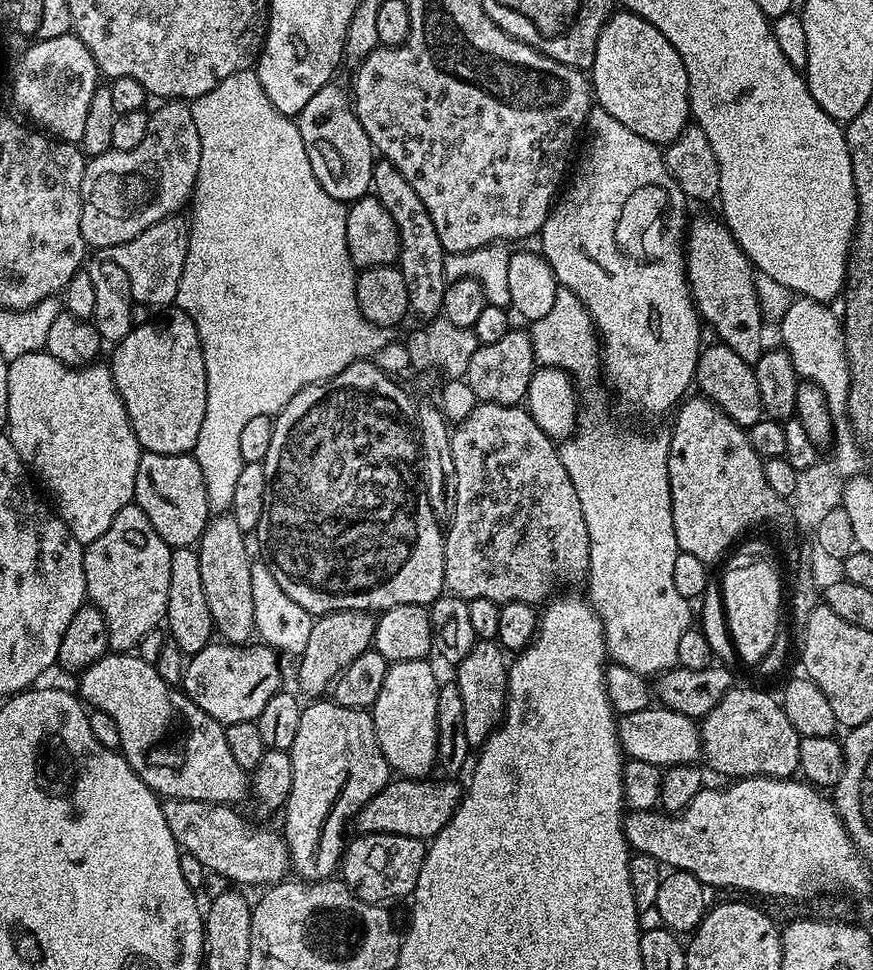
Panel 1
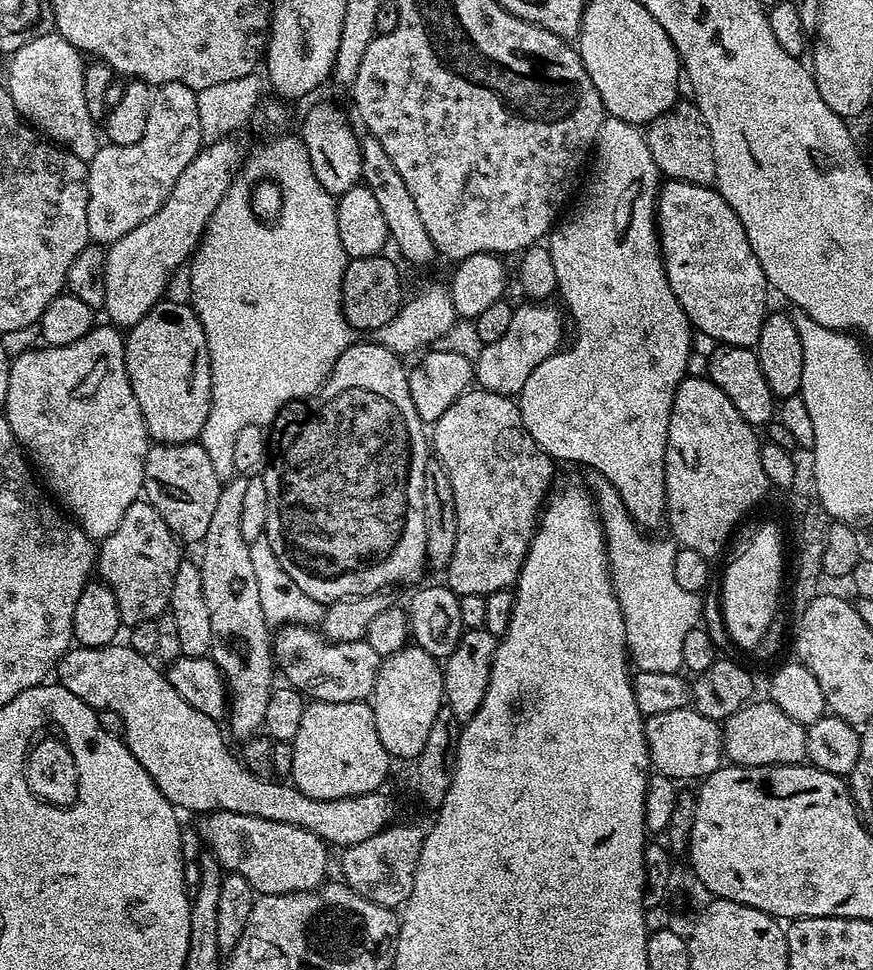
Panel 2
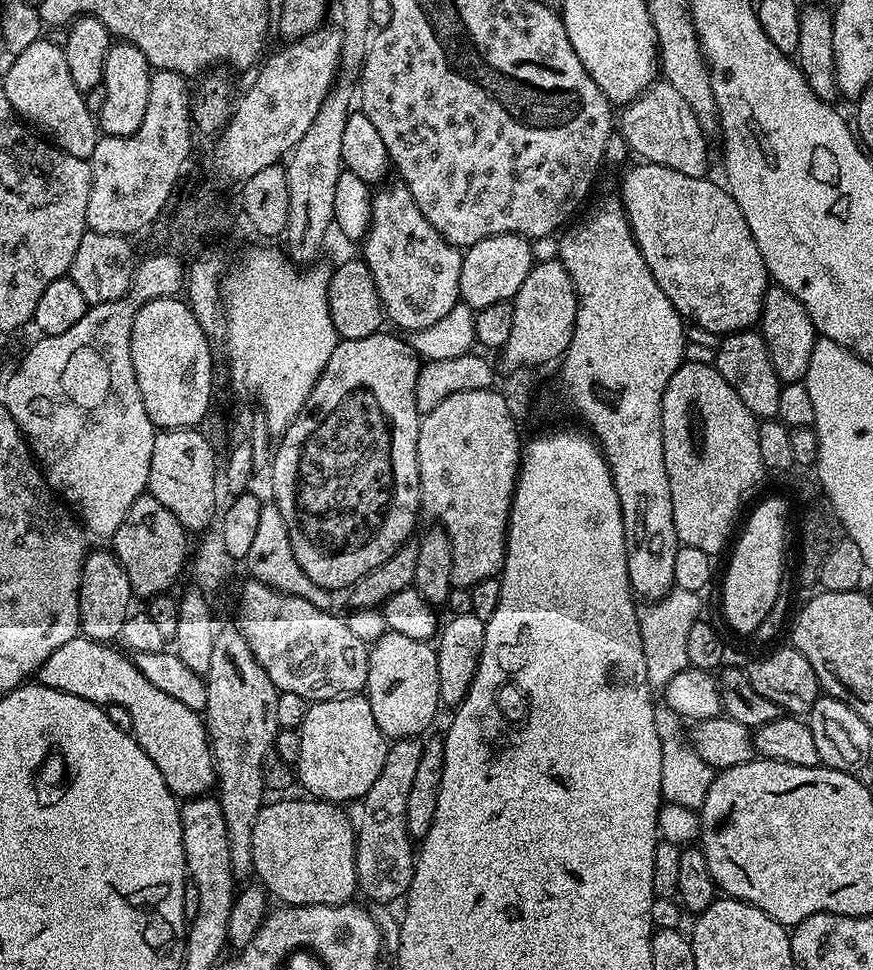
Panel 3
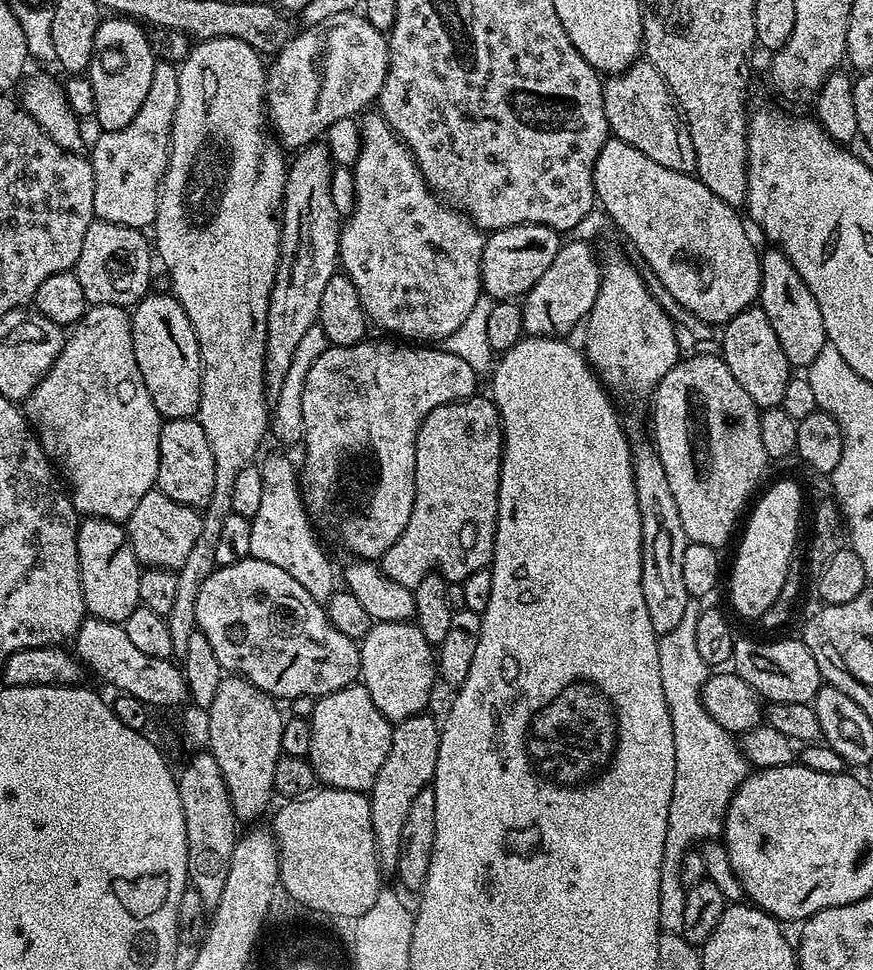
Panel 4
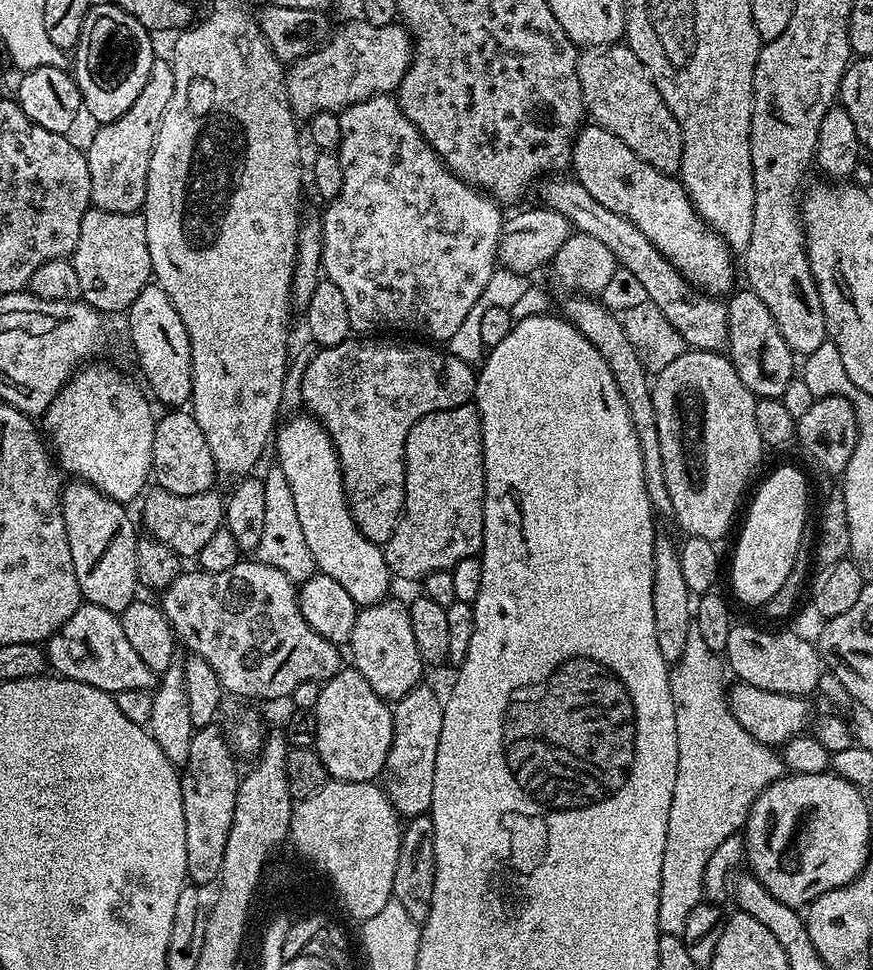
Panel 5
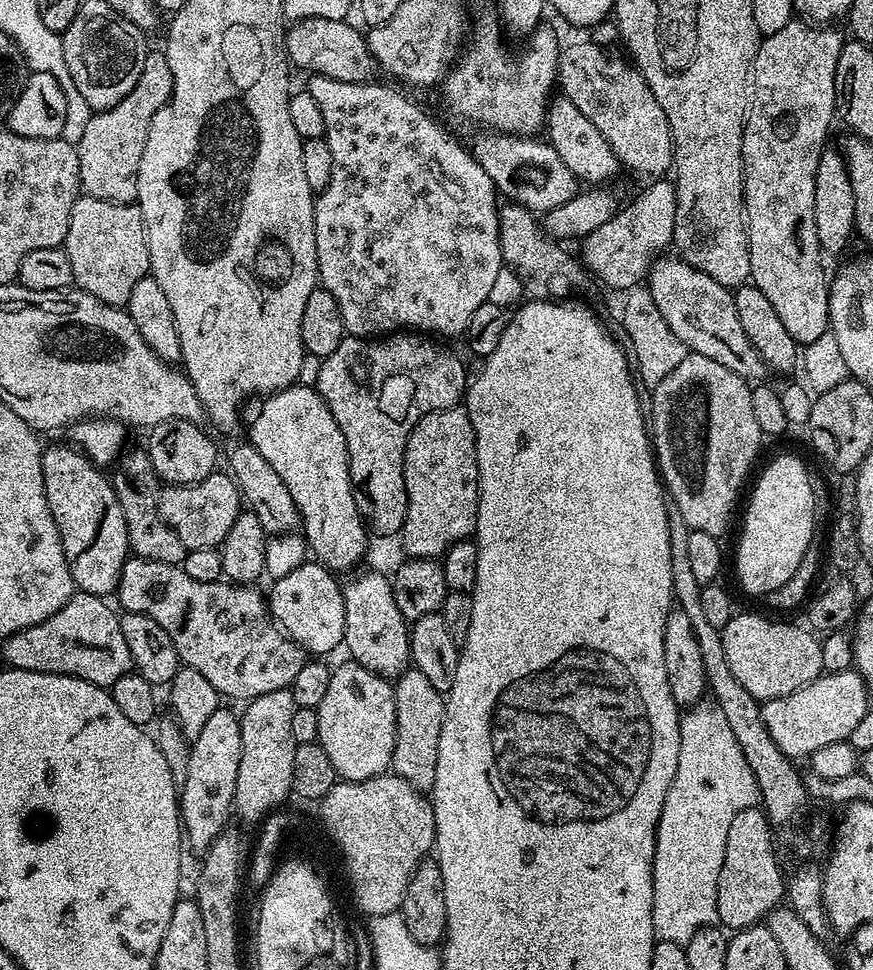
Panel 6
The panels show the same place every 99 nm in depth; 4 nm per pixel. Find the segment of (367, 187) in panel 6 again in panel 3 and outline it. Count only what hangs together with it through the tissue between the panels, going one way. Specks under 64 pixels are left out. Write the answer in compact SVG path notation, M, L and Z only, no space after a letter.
M394 182L389 188L381 187L372 198L372 225L362 241L364 265L374 274L375 285L384 303L384 315L408 334L418 330L426 330L426 326L434 326L434 322L442 322L456 304L461 303L460 279L464 258L461 249L455 248L434 226L426 220L426 214L418 210L410 190L400 182Z

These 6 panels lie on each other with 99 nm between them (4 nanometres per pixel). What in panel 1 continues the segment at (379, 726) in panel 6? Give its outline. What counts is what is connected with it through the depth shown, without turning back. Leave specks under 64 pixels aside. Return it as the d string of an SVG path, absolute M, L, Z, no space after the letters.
M320 698L315 702L309 703L304 708L302 714L302 722L298 725L298 735L294 738L294 746L292 747L292 765L294 766L294 782L290 786L290 794L288 795L288 803L282 809L284 815L284 828L282 827L282 835L286 846L288 847L288 858L290 868L299 879L305 882L315 882L317 880L326 880L333 875L332 872L341 867L344 849L346 847L346 835L344 831L350 828L350 822L355 821L358 810L362 810L362 806L366 806L366 802L370 802L370 798L374 798L374 794L378 794L378 790L382 790L390 779L390 769L386 758L382 754L382 750L378 746L378 738L374 730L374 722L372 721L371 711L362 708L347 708L341 704L337 704L328 698Z

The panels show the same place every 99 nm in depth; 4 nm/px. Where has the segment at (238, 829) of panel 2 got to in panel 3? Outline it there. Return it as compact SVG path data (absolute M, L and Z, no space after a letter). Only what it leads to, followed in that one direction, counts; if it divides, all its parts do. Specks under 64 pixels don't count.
M276 798L273 804L265 803L257 815L257 820L253 826L253 870L257 881L273 897L280 899L279 903L284 906L295 906L298 904L346 904L353 899L352 895L357 895L358 885L356 882L356 833L354 820L343 812L341 805L336 802L317 800L315 798L303 798L304 800L284 800L288 798Z

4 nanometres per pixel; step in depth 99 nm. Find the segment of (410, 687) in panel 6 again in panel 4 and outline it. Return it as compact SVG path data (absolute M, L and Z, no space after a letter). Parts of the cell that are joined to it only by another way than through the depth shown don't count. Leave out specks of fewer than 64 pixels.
M429 714L411 716L399 721L392 729L390 754L378 770L378 778L370 789L370 818L374 826L376 839L376 857L385 873L395 873L398 862L398 846L402 838L402 822L406 822L406 813L420 791L431 785L436 775L438 746L440 745L441 725Z

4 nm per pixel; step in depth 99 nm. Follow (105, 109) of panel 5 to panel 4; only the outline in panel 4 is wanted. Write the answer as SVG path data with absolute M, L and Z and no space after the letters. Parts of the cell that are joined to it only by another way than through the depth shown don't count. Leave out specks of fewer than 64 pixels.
M112 14L101 19L94 34L94 52L86 75L90 86L94 86L94 120L101 124L99 127L103 131L122 130L122 126L126 126L130 118L138 114L142 102L146 102L146 93L150 90L158 57L152 53L152 44L143 30L137 21Z

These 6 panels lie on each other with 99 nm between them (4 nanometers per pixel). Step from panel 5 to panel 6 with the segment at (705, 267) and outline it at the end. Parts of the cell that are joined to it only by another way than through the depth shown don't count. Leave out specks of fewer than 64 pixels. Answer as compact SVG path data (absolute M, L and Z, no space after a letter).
M562 94L553 95L549 103L546 139L549 144L554 146L554 150L558 150L558 158L562 158L562 162L566 162L566 166L570 166L577 181L584 183L585 180L585 185L607 185L612 182L608 180L615 178L616 171L621 171L620 161L617 160L610 142L606 142L606 138L602 138L598 126L594 126L594 122L590 122L590 118L586 118L582 114L582 110L578 110L578 106L574 106L574 102L570 102L570 98L566 98Z

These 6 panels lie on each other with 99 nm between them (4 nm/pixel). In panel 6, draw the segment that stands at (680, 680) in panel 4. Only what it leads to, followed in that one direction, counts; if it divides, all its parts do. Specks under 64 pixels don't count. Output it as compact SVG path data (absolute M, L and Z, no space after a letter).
M702 698L691 705L680 718L680 745L678 746L678 770L674 770L674 782L664 799L660 821L656 827L656 845L652 859L652 931L656 940L669 940L675 944L687 944L699 928L711 928L718 921L718 873L722 871L722 858L726 858L726 834L734 818L748 808L761 803L760 787L756 776L742 754L742 746L734 739L726 714L711 698Z

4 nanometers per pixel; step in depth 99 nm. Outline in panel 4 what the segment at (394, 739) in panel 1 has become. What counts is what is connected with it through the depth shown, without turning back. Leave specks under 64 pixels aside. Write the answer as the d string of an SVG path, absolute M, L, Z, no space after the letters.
M376 622L372 629L359 641L360 676L364 689L374 698L374 706L390 722L399 722L411 716L421 715L432 696L432 687L438 684L438 660L434 655L434 645L422 638L422 630L414 622Z

